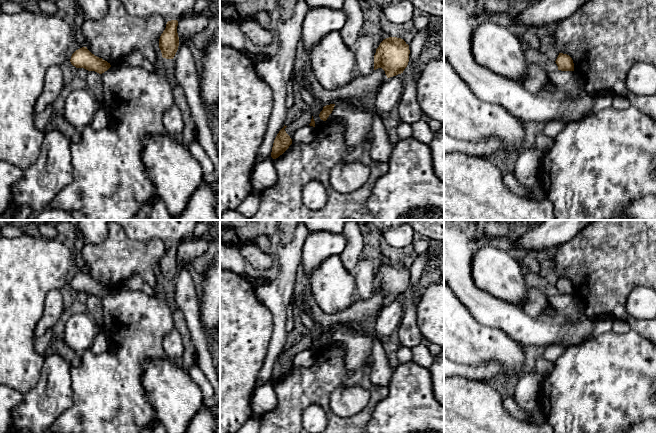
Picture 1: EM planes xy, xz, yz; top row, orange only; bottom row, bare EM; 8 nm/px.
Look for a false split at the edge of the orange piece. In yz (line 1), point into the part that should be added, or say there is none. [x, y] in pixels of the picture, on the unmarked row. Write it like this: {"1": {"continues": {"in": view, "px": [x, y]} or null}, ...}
{"1": {"continues": null}}

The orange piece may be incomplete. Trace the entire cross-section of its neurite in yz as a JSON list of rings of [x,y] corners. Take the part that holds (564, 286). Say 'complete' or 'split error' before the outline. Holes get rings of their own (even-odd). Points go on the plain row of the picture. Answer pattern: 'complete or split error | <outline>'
complete | [[[559,277],[559,279],[558,279],[555,286],[558,290],[558,294],[561,294],[561,295],[574,295],[573,284],[567,278]]]

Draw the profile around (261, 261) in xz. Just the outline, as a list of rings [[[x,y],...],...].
[[[244,243],[240,246],[243,257],[258,271],[271,267],[274,256],[264,253],[255,243]]]

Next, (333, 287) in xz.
[[[331,256],[307,276],[307,284],[317,305],[333,314],[352,305],[357,293],[354,274],[347,271],[339,256]]]

